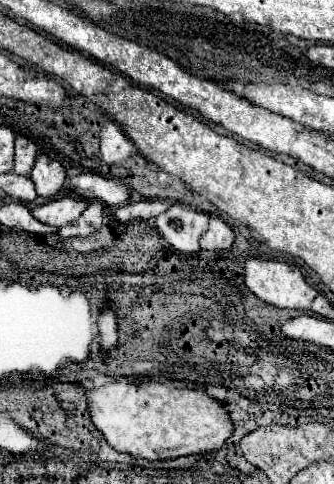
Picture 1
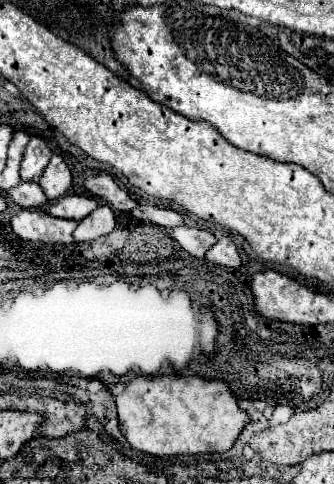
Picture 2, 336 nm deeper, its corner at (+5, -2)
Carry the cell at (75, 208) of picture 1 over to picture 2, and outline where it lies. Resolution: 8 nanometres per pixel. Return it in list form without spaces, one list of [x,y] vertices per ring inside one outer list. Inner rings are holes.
[[[66,195],[58,201],[54,201],[52,205],[46,207],[46,211],[54,217],[64,217],[64,219],[74,219],[80,221],[84,219],[88,213],[92,213],[98,207],[98,201],[94,197],[86,197],[86,195]]]

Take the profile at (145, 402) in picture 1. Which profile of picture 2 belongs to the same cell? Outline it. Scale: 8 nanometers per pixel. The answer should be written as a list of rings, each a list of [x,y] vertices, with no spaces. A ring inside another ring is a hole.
[[[182,375],[136,377],[136,379],[130,381],[130,387],[126,387],[120,395],[116,395],[116,407],[118,407],[120,431],[122,431],[122,435],[128,439],[128,443],[130,443],[134,449],[142,451],[142,453],[150,453],[150,455],[158,455],[158,457],[164,457],[164,455],[196,455],[196,453],[214,453],[214,451],[224,453],[224,451],[228,451],[228,449],[236,443],[236,439],[238,439],[238,435],[242,433],[244,425],[250,421],[248,413],[240,411],[240,407],[238,407],[238,399],[234,397],[232,389],[230,389],[224,381],[218,381],[218,379],[202,379],[202,377],[182,377]]]

